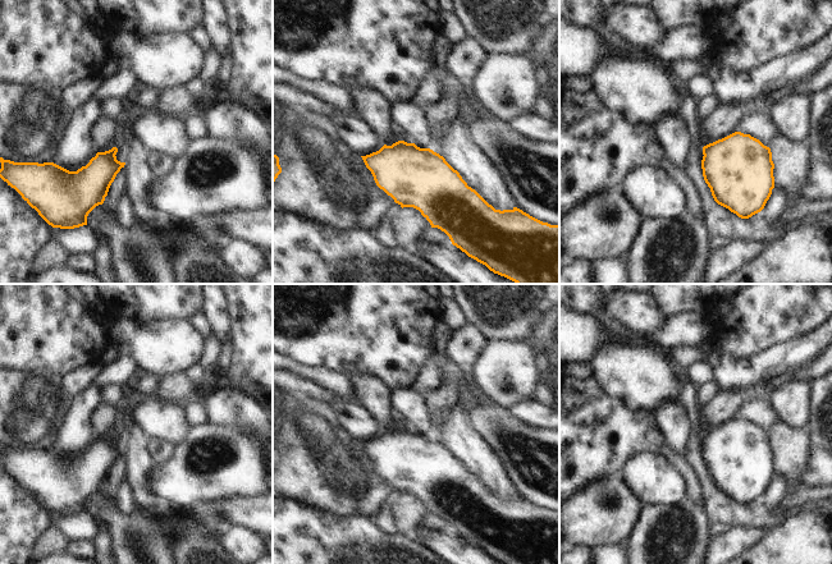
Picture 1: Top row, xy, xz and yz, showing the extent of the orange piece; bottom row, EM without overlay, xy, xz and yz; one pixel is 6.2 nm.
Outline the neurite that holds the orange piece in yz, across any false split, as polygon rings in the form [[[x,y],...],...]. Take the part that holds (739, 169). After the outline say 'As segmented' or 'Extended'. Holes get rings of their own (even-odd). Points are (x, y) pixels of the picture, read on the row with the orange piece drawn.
[[[735,132],[703,147],[703,176],[714,201],[749,219],[760,212],[774,188],[771,148]]]. As segmented

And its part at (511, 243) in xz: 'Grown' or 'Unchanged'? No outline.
Unchanged

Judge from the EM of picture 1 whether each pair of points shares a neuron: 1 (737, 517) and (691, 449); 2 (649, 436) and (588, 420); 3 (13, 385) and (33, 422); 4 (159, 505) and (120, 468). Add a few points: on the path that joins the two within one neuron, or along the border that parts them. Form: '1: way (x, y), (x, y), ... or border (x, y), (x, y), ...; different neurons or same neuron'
1: way (720, 501), (708, 490), (698, 467); same neuron
2: way (634, 432), (603, 431); same neuron
3: way (13, 394), (13, 398), (28, 413); same neuron
4: border (123, 454), (127, 462), (128, 480); different neurons

